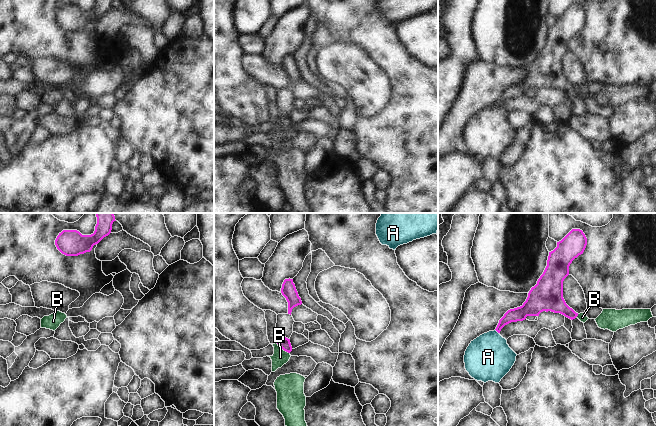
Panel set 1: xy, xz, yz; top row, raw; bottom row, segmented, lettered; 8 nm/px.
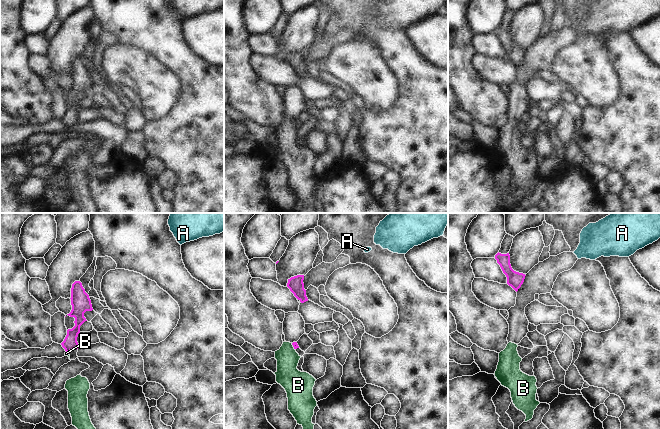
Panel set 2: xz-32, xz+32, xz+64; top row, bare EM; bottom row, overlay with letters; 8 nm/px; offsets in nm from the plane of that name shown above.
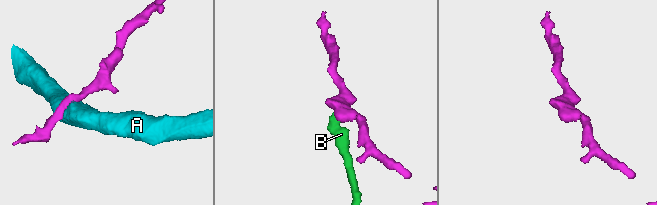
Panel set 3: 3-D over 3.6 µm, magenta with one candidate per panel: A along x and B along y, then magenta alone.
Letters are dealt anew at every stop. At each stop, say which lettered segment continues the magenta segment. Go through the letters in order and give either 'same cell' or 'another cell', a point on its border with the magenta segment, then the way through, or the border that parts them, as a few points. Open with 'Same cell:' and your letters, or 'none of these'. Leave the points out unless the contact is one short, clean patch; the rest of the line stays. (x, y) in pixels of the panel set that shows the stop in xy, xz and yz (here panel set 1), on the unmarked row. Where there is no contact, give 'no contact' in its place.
Same cell: none of these
A: another cell; meets magenta in yz at (496, 106); border along yz (495, 105), (498, 109)
B: another cell; meets magenta in xz at (283, 125); border along xz (276, 119), (289, 129)

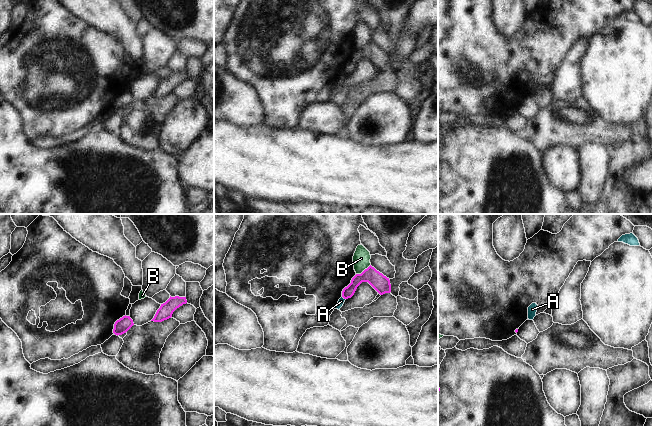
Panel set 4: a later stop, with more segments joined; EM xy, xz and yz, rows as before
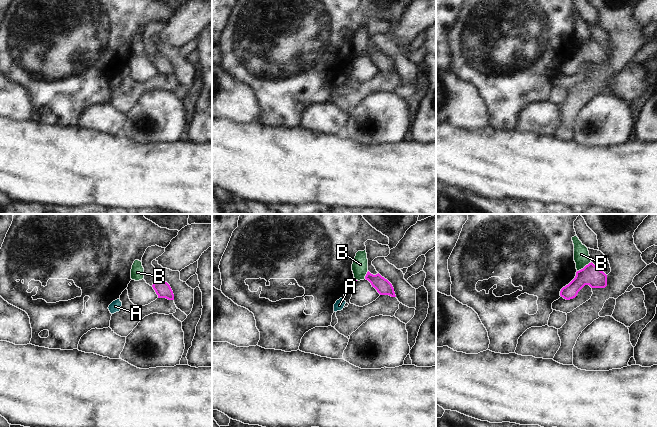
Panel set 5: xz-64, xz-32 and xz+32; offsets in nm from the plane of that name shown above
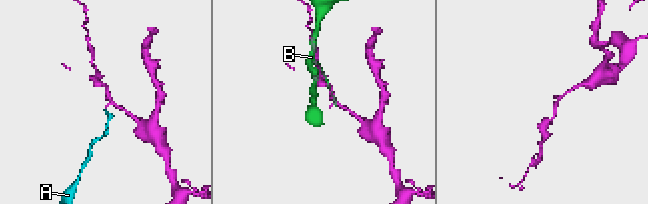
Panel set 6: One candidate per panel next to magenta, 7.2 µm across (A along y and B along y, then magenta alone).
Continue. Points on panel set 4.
Same cell: none of these
A: another cell; meets magenta in xz at (344, 74); border along xz (342, 72), (345, 75)
B: another cell; meets magenta in xz at (364, 46); border along xz (370, 40), (360, 49), (356, 50)

